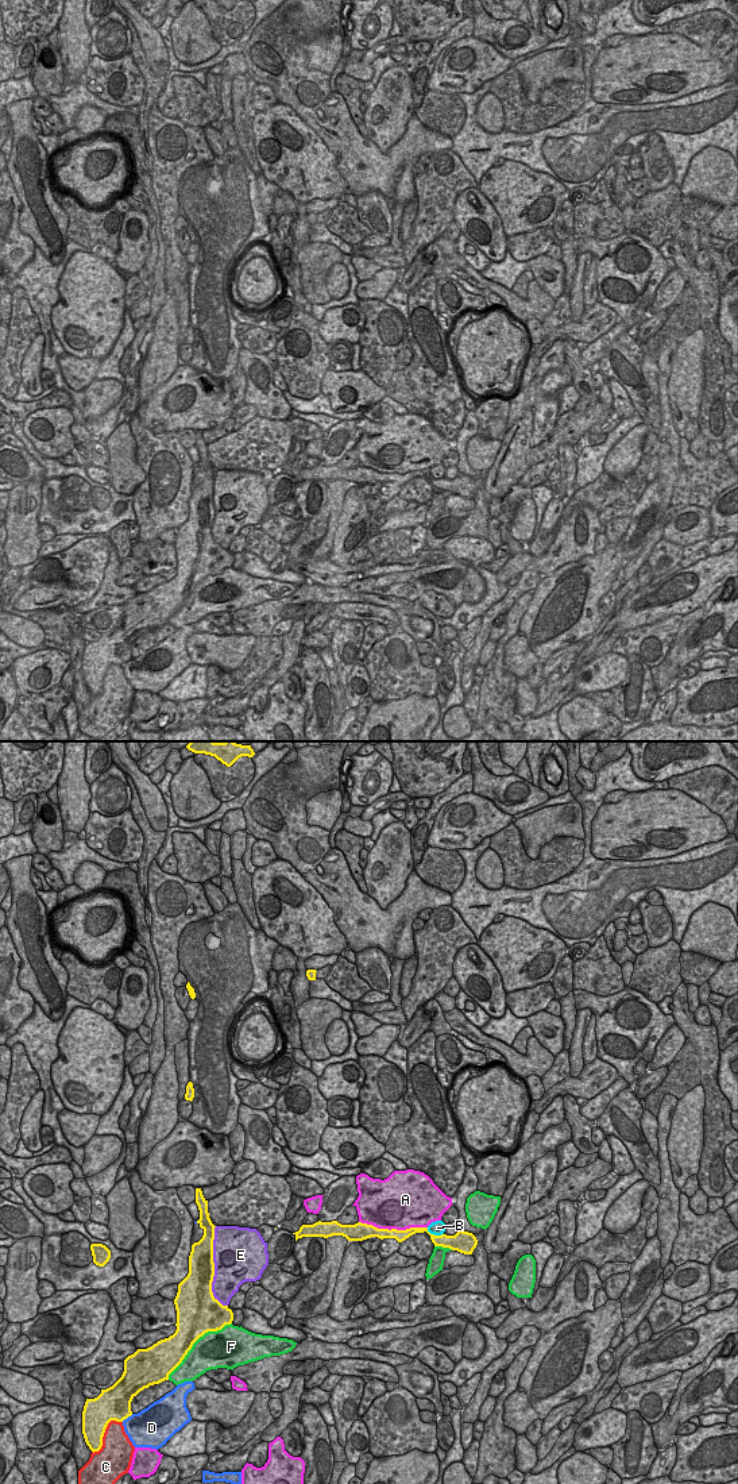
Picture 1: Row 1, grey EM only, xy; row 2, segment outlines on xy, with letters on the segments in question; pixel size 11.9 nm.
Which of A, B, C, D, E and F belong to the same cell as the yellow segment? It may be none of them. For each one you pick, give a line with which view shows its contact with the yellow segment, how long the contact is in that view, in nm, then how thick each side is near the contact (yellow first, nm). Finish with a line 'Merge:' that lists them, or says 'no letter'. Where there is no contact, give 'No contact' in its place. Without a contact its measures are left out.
Merge: no letter

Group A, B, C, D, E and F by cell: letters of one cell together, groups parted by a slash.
A / B / C / D / E / F

